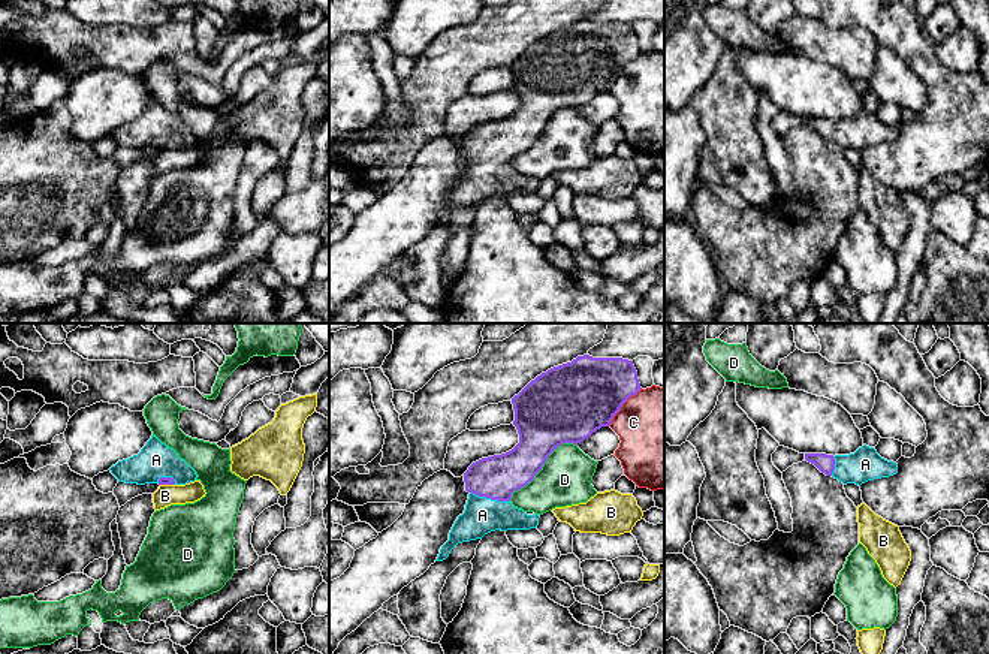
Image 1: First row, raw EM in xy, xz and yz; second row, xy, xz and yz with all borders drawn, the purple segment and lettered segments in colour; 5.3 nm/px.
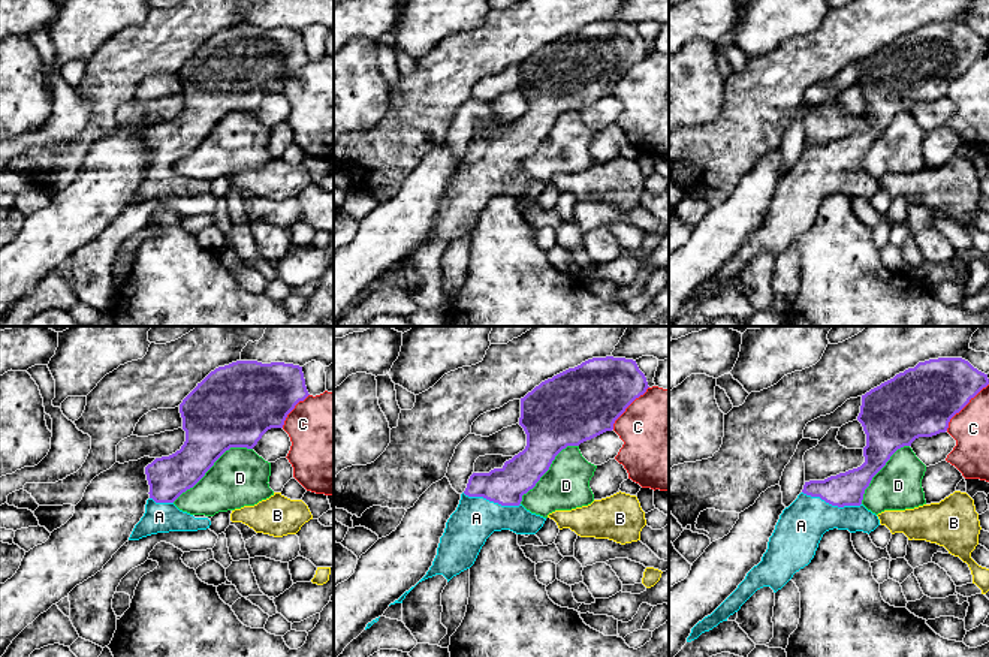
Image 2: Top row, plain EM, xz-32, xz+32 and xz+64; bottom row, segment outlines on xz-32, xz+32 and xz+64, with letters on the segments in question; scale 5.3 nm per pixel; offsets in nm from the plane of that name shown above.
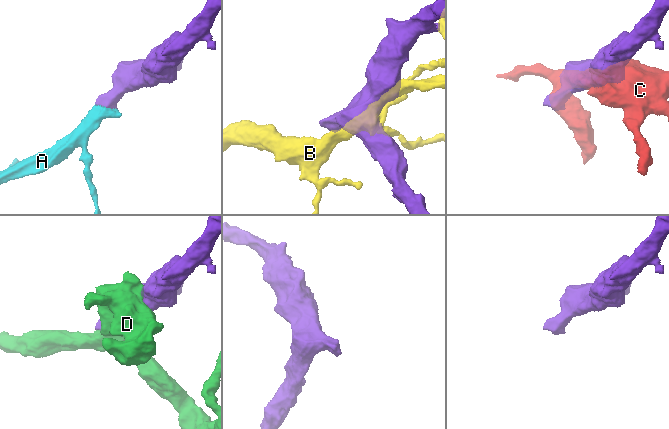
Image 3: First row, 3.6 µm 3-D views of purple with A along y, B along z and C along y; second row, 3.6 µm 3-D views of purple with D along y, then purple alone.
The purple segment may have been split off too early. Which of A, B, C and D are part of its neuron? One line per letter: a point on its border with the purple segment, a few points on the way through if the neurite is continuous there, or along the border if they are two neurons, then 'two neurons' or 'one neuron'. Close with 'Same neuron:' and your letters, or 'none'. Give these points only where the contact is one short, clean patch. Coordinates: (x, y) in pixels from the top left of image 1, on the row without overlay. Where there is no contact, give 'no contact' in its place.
A: meets purple in xz at (490, 162); runs through xz (497, 142), (491, 148), (490, 162), (488, 174), (482, 180); one neuron
B: meets purple in xy at (168, 148); two neurons
C: meets purple in xz at (621, 71); two neurons
D: meets purple in xz at (542, 130); two neurons
Same neuron: A

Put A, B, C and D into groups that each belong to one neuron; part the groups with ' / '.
A / B / C / D

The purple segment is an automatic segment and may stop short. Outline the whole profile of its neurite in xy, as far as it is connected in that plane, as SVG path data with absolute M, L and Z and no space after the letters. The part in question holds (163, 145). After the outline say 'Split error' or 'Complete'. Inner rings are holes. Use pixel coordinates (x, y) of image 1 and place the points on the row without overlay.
M151 100L138 120L118 126L109 135L118 147L138 150L186 150L198 142L196 136L156 100Z. Split error

